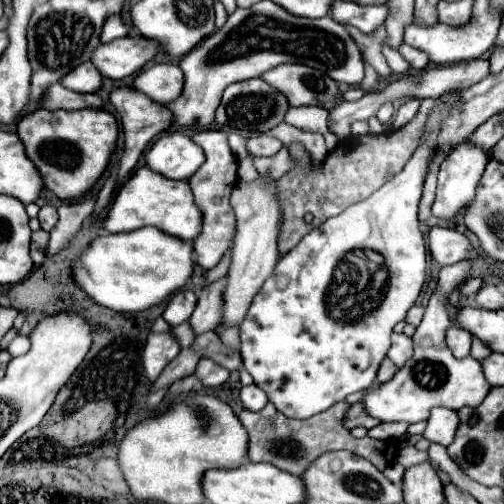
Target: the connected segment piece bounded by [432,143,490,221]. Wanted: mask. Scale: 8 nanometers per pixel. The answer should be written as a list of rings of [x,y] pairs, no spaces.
[[[466,143],[458,145],[446,159],[444,163],[440,165],[440,173],[438,173],[438,189],[436,189],[436,199],[434,199],[434,205],[432,205],[432,215],[436,219],[442,219],[442,221],[452,221],[460,211],[464,211],[470,201],[474,199],[476,195],[476,187],[478,187],[478,181],[484,173],[484,167],[488,163],[488,155],[484,155],[482,151],[476,151],[476,147],[468,147]]]

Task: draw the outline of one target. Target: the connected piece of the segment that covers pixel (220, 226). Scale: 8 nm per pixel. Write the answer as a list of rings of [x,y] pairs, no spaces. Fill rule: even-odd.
[[[202,131],[202,133],[192,135],[192,141],[196,145],[200,145],[206,155],[206,161],[202,163],[202,167],[188,179],[188,185],[194,195],[194,203],[202,213],[202,233],[194,241],[194,251],[198,255],[198,265],[204,269],[212,269],[222,259],[226,249],[230,247],[232,235],[234,235],[236,219],[234,219],[234,211],[228,203],[228,197],[230,197],[232,187],[238,181],[238,177],[236,177],[238,161],[230,151],[228,135],[222,131]]]

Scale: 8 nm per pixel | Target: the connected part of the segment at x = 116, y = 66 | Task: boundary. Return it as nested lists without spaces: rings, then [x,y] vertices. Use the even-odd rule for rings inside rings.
[[[124,37],[124,39],[112,41],[112,43],[100,43],[94,49],[90,61],[100,71],[102,77],[108,77],[108,79],[126,79],[126,77],[134,75],[138,69],[142,69],[144,63],[148,63],[156,55],[156,51],[158,51],[158,45],[152,43],[150,39],[144,39],[144,37]]]

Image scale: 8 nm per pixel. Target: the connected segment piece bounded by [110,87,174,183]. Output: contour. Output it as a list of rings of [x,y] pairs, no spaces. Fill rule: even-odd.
[[[128,87],[114,89],[110,93],[110,101],[116,107],[116,111],[120,113],[122,127],[124,127],[124,153],[120,157],[120,169],[118,169],[118,183],[122,183],[132,173],[134,165],[138,163],[142,151],[152,141],[152,137],[166,131],[174,123],[174,119],[172,119],[172,111],[168,111],[168,107],[162,107],[160,103],[152,101],[148,95],[136,91],[136,89],[128,89]]]

